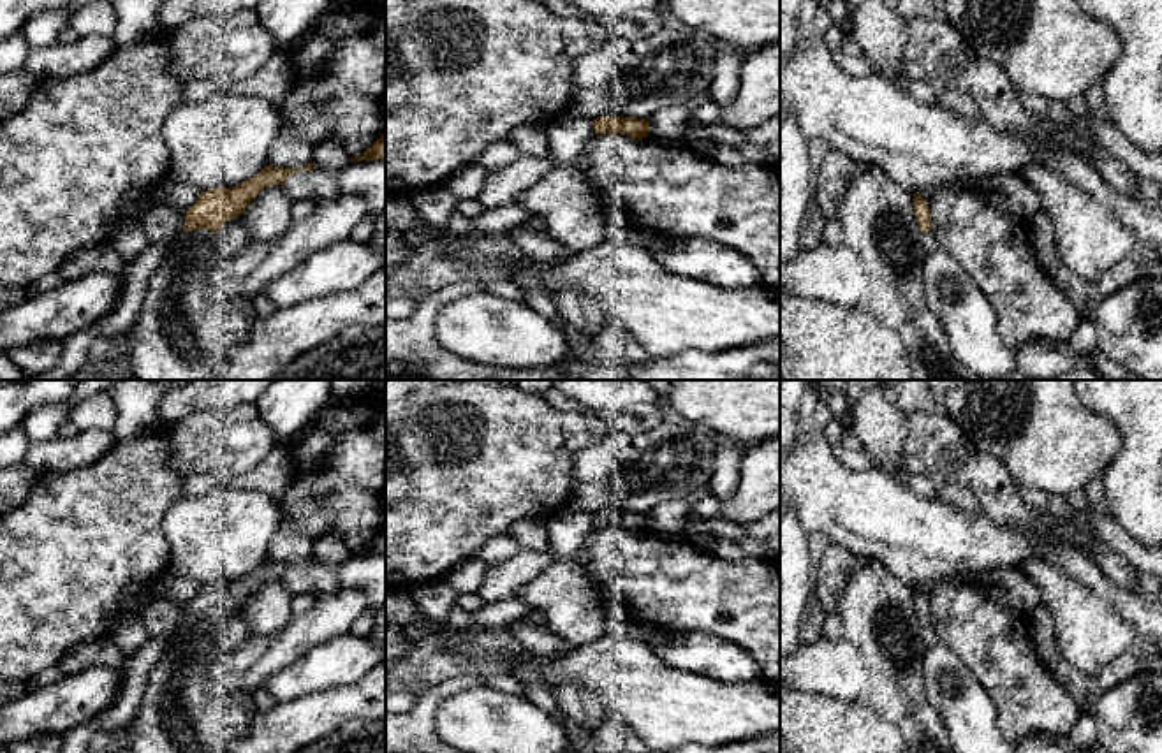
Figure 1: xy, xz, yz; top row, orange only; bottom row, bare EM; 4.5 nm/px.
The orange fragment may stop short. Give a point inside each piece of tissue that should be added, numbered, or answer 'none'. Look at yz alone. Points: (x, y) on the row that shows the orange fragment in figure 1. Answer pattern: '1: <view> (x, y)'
1: yz (928, 238)

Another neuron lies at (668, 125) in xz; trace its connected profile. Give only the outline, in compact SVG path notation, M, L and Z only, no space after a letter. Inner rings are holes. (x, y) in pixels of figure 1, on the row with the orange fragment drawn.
M666 107L648 118L650 134L646 139L666 146L688 146L685 125L692 118L687 107Z

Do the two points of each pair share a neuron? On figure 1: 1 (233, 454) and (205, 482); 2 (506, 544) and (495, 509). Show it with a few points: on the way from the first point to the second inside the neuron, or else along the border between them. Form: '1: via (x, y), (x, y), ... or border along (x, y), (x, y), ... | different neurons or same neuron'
1: border along (220, 475), (189, 475), (185, 479) | different neurons
2: border along (506, 532), (492, 537), (478, 556) | different neurons

